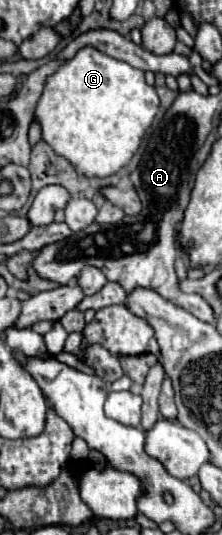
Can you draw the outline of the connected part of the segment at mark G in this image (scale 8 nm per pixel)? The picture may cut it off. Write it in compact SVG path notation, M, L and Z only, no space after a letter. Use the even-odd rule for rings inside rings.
M85 46L47 78L35 116L43 126L43 140L71 160L77 172L111 176L129 164L157 110L159 96L155 86L145 82L143 70Z

